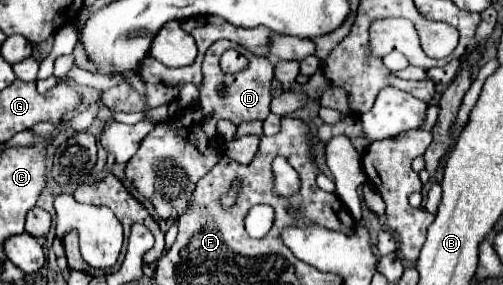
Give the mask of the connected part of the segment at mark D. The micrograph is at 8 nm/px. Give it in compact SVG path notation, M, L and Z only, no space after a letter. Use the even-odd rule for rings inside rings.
M218 40L208 48L202 72L204 82L200 88L200 104L184 110L174 120L174 128L172 120L168 124L158 124L126 164L128 180L132 180L132 184L154 204L158 216L166 220L176 220L182 210L186 210L194 184L218 162L220 152L214 148L216 122L228 118L234 124L242 124L248 120L264 120L270 114L270 80L274 78L274 68L268 58L258 58L230 40ZM230 48L248 58L248 66L236 74L224 74L218 64L220 56ZM218 84L226 84L226 92L218 92Z

